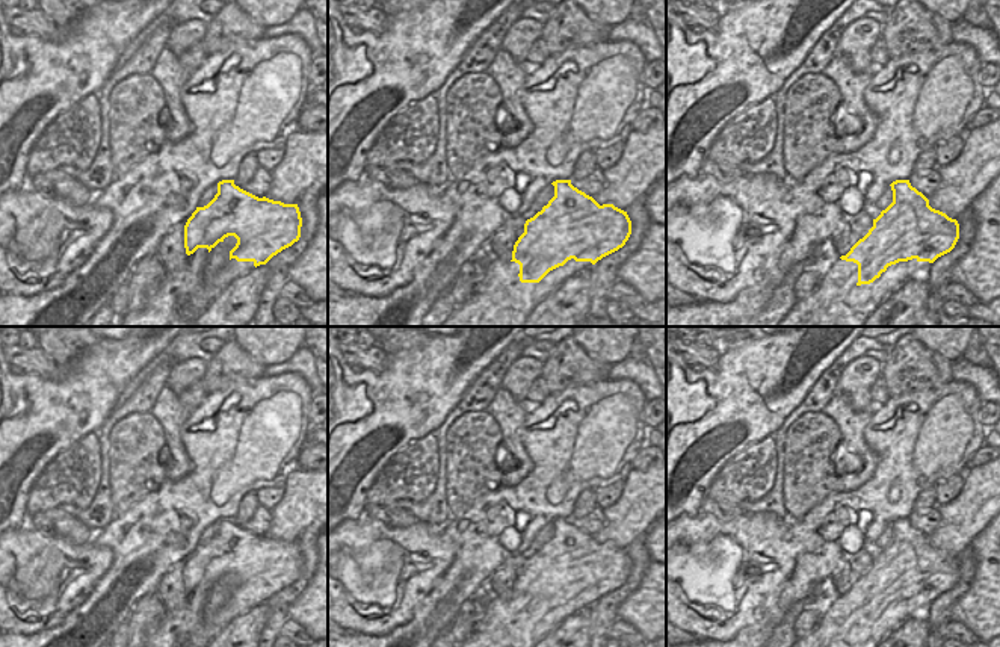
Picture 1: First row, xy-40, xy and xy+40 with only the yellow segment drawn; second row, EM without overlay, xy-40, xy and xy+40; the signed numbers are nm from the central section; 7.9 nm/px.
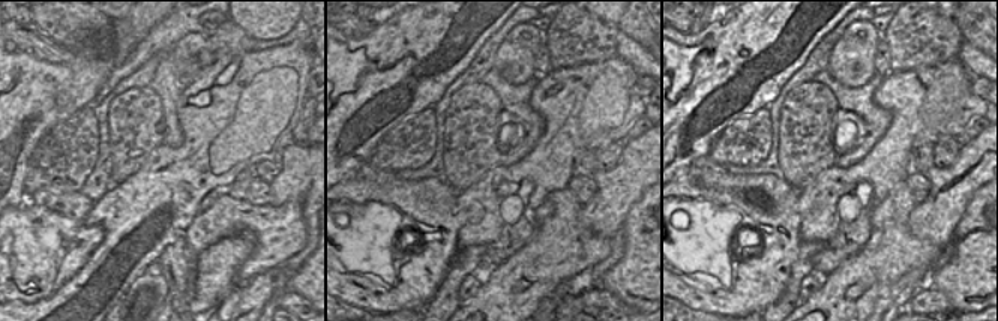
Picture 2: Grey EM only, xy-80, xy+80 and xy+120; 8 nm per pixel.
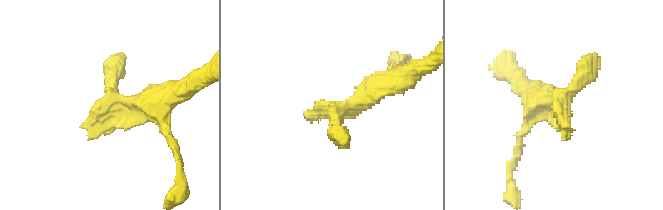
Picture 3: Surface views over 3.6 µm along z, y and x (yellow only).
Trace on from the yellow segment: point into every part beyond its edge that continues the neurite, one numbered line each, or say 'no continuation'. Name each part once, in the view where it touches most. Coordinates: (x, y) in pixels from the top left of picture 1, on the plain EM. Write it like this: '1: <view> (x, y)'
1: xy+40 (837, 628)

